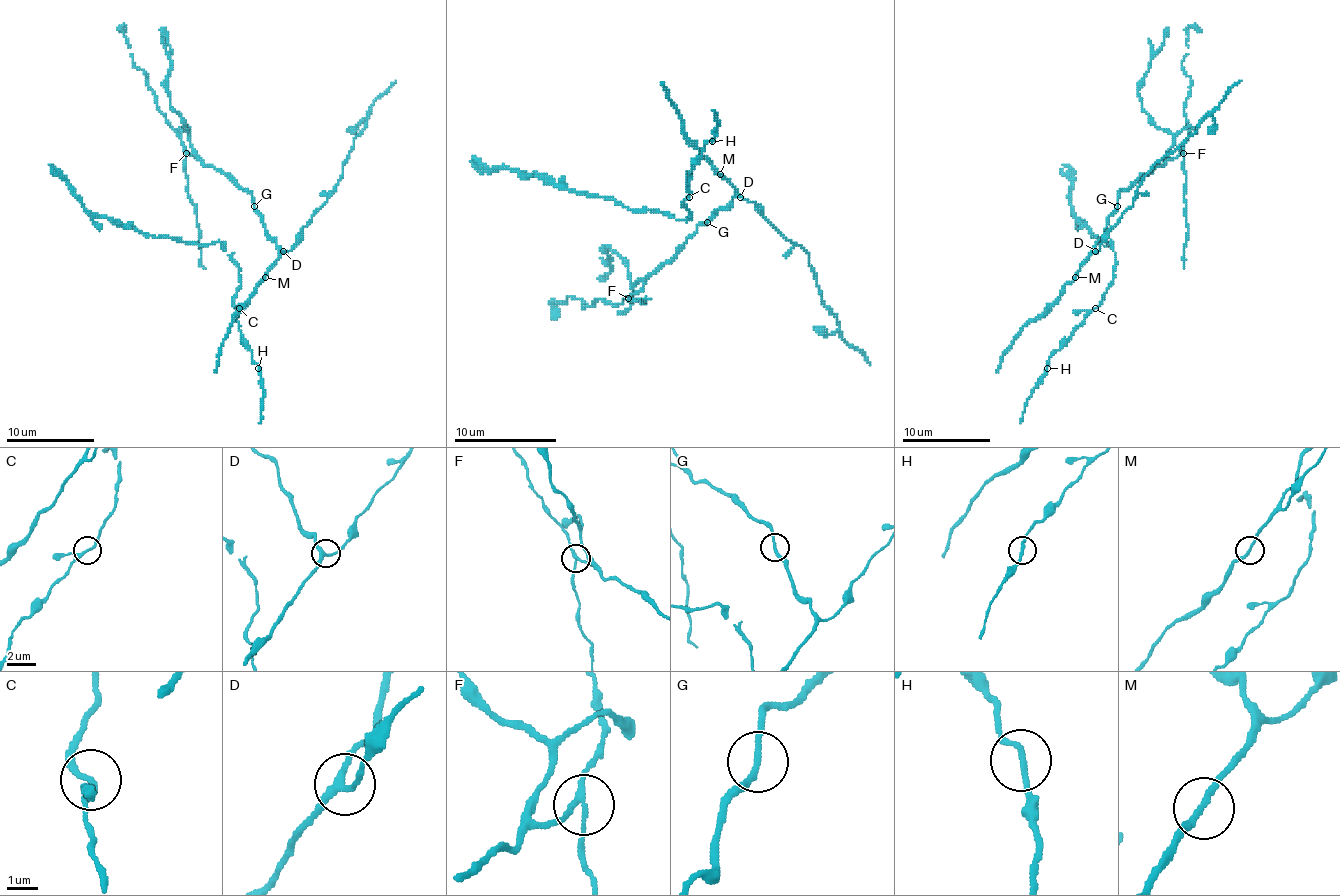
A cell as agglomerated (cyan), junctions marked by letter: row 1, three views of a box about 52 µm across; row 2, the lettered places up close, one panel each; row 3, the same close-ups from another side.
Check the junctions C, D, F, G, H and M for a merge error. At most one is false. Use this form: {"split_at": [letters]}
{"split_at": ["F"]}

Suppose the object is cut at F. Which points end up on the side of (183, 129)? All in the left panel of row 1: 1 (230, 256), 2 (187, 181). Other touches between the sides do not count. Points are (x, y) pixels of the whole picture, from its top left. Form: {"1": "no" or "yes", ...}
{"1": "yes", "2": "no"}

